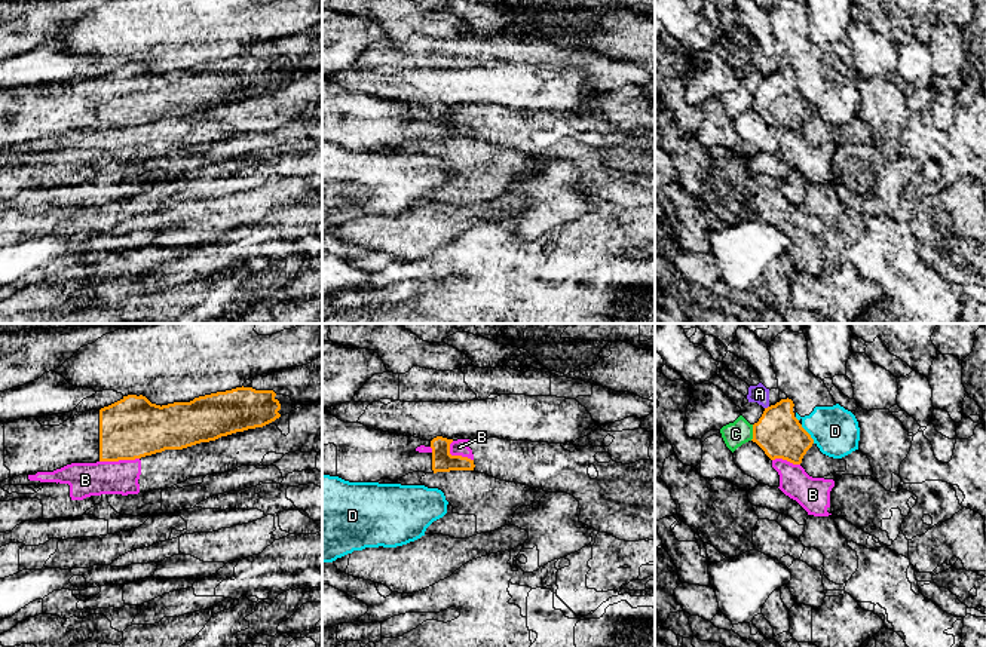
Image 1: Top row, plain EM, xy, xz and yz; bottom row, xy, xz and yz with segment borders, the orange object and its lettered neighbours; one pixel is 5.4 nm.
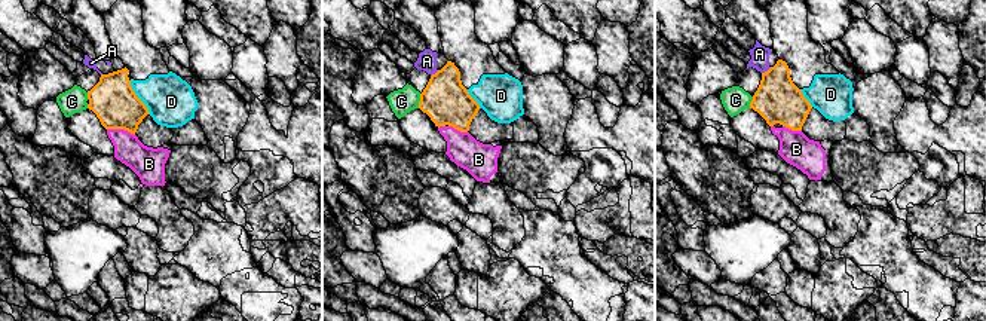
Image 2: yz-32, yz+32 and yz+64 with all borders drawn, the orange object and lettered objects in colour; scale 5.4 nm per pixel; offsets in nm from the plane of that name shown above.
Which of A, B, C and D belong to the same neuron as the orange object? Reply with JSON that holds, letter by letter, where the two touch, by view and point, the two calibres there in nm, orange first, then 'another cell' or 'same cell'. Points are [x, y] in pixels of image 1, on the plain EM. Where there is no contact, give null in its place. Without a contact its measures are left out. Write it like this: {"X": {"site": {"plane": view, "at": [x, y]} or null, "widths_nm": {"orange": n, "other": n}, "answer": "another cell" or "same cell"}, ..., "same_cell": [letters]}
{"A": {"site": {"plane": "yz", "at": [768, 74]}, "widths_nm": {"orange": 240, "other": 100}, "answer": "another cell"}, "B": {"site": {"plane": "xy", "at": [119, 126]}, "widths_nm": {"orange": 340, "other": 190}, "answer": "another cell"}, "C": {"site": {"plane": "yz", "at": [753, 100]}, "widths_nm": {"orange": 240, "other": 130}, "answer": "another cell"}, "D": {"site": {"plane": "yz", "at": [808, 101]}, "widths_nm": {"orange": 240, "other": 260}, "answer": "another cell"}, "same_cell": []}

